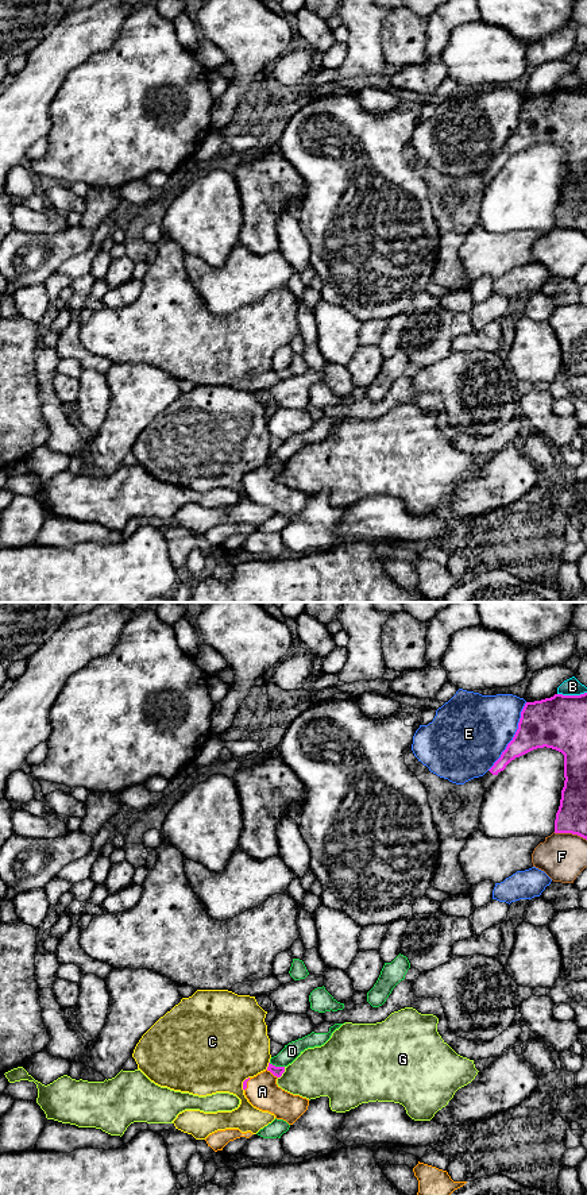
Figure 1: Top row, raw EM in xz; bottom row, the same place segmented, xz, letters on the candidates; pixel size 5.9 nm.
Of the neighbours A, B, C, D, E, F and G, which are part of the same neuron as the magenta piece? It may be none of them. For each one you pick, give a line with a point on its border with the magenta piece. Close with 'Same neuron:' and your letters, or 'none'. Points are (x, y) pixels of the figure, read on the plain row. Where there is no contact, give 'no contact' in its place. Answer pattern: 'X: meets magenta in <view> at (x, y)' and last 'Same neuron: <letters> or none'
A: meets magenta in xz at (271, 467)
Same neuron: A

